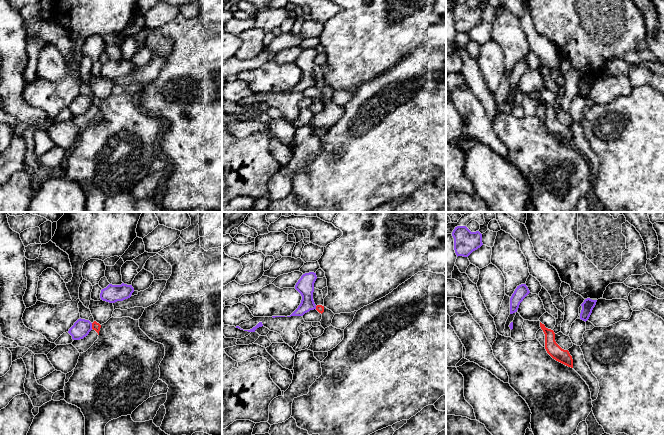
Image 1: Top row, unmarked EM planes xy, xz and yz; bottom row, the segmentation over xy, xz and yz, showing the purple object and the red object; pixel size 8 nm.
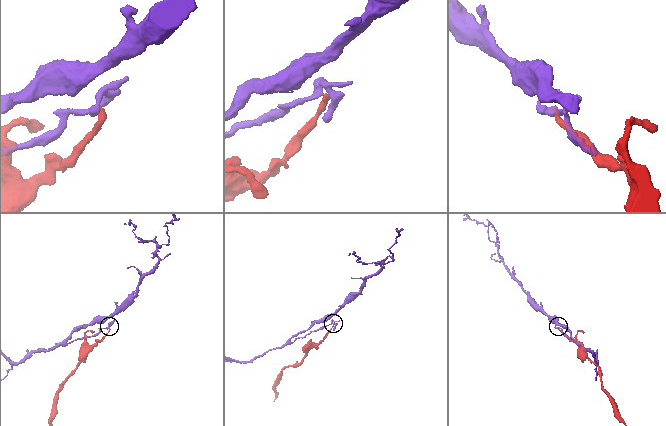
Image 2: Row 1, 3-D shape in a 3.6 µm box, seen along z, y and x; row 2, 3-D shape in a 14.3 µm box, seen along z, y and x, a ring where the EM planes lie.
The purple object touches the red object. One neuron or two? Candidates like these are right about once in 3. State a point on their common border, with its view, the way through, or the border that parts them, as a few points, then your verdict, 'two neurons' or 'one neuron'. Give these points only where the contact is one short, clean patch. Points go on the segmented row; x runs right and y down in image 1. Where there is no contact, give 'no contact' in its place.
xy (91, 326) | along xy (91, 323), (92, 328) | two neurons

